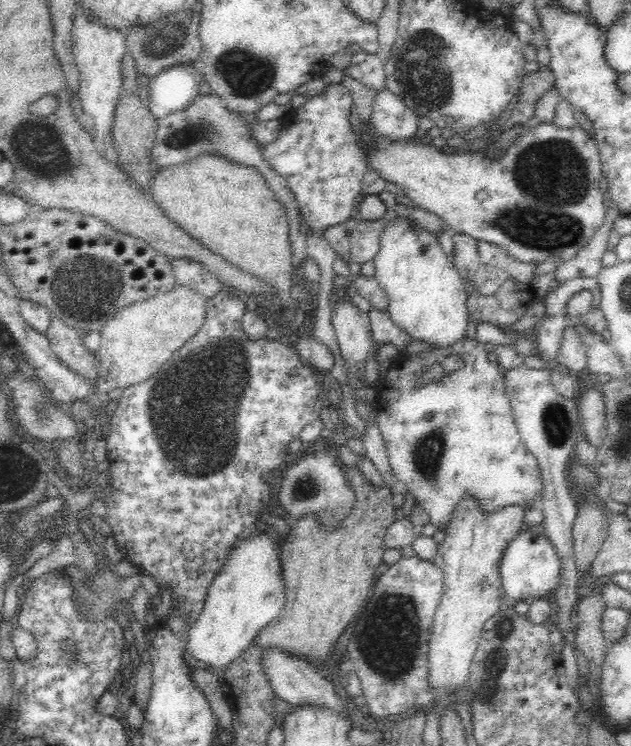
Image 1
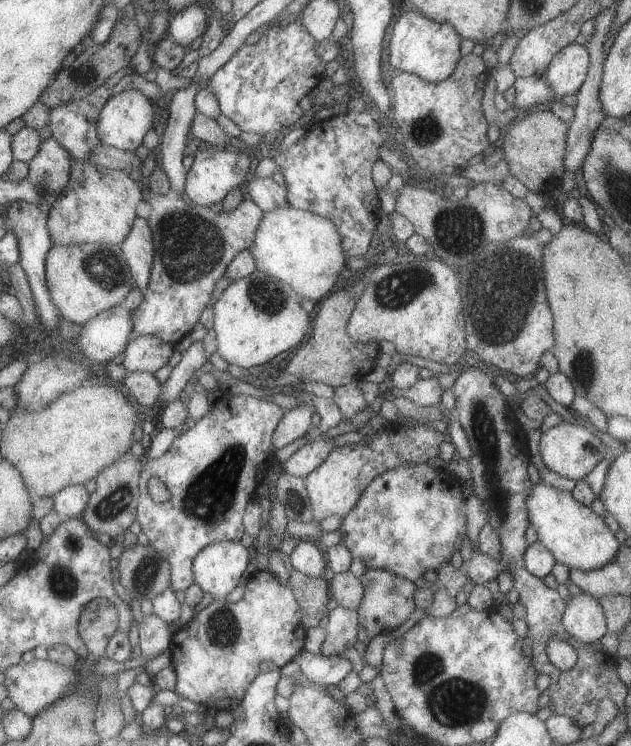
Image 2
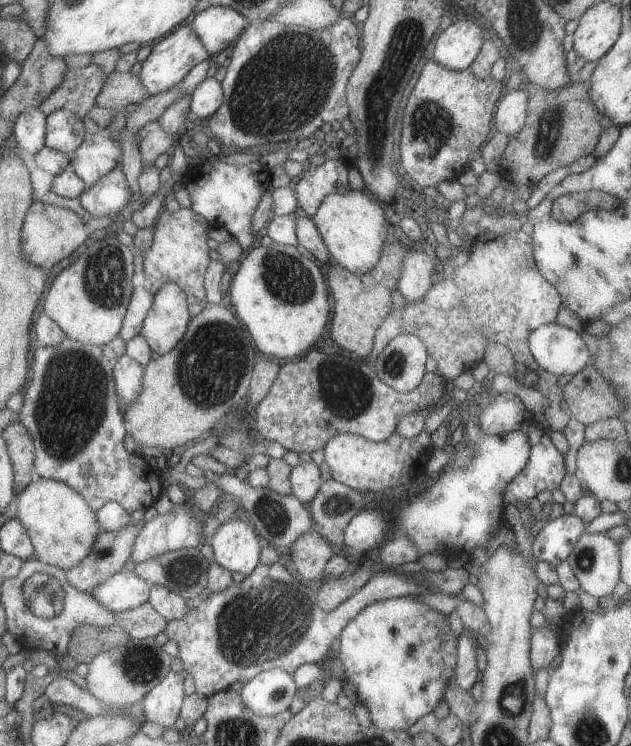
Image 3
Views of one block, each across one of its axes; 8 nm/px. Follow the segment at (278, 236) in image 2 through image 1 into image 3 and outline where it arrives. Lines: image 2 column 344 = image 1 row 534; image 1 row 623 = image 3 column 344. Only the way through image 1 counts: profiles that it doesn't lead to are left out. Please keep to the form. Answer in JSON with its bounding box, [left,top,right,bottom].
[311,190,392,275]

